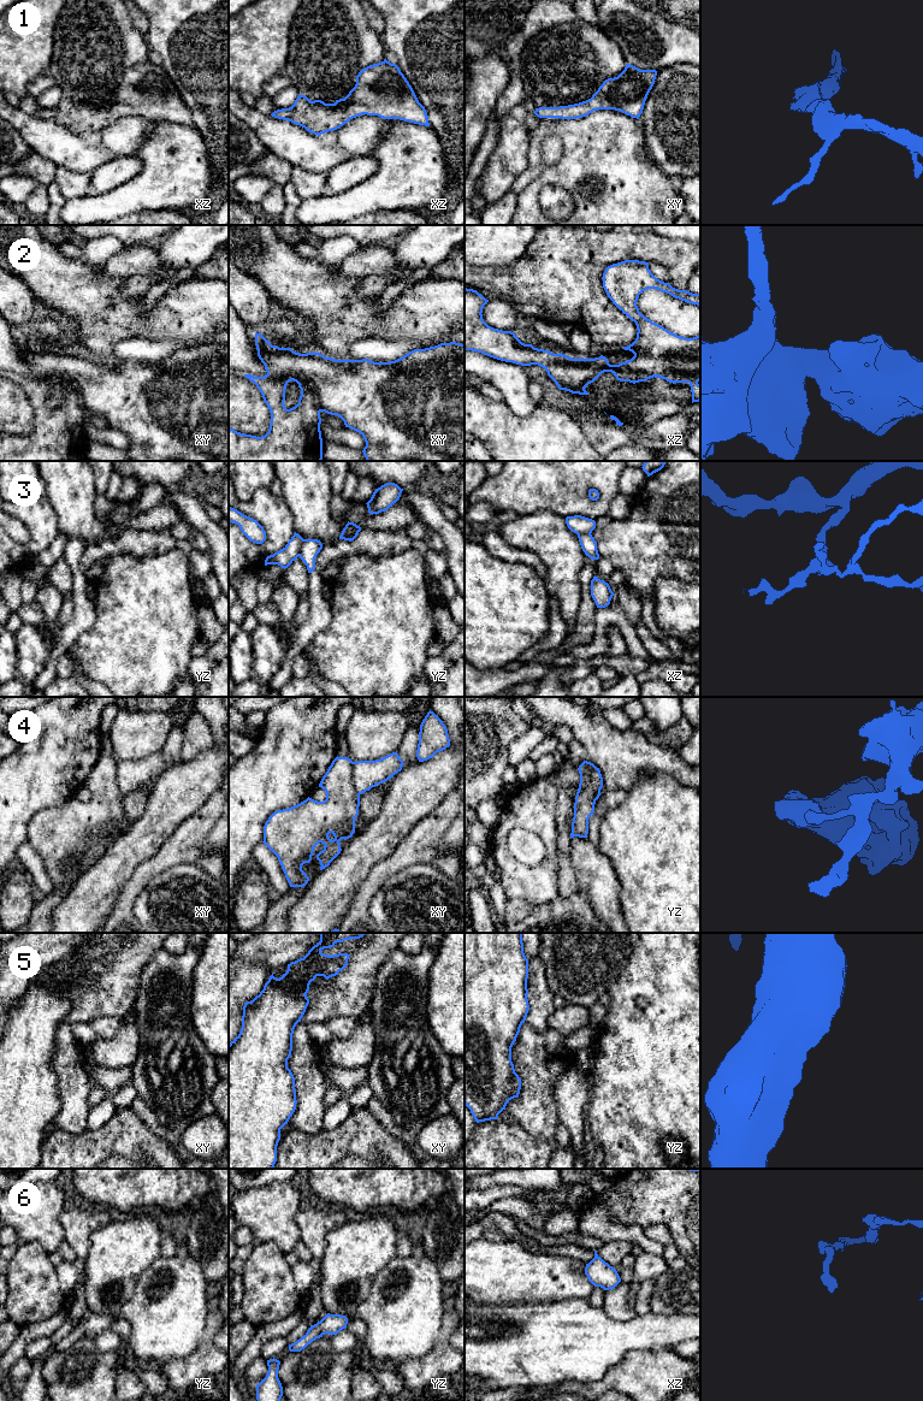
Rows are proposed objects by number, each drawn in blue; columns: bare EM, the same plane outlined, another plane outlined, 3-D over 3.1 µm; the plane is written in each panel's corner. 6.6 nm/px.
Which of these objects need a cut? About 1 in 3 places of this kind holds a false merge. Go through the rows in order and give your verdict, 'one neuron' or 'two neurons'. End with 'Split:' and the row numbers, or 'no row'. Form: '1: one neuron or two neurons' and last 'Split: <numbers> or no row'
1: one neuron
2: one neuron
3: two neurons
4: two neurons
5: two neurons
6: one neuron
Split: 3, 4, 5

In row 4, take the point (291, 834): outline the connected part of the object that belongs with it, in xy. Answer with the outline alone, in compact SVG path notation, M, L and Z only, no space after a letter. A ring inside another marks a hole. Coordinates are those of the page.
M337 756L319 784L319 787L326 792L324 802L308 797L297 805L274 811L266 821L262 843L278 857L290 887L303 887L308 883L309 877L302 870L302 865L312 861L314 847L319 843L325 845L316 855L323 870L341 853L339 841L351 838L355 833L360 794L353 782L353 764L350 758Z

